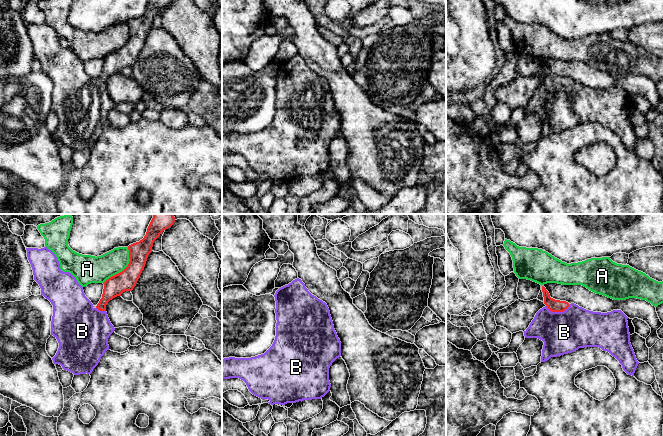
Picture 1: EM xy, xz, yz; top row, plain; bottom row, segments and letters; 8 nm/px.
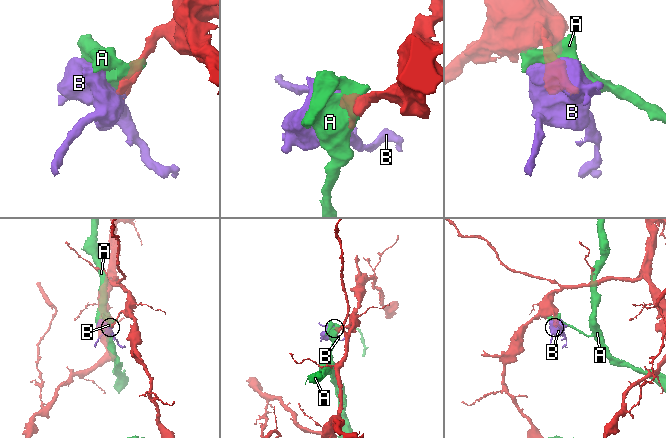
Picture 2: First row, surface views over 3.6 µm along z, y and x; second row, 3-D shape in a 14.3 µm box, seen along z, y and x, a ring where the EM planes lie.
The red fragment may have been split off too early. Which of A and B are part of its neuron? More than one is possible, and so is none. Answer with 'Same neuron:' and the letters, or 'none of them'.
Same neuron: B

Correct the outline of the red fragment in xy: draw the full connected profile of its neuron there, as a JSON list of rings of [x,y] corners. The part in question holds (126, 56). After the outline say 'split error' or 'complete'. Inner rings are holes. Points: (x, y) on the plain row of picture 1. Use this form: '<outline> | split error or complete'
[[[149,0],[144,14],[128,22],[130,35],[128,42],[122,48],[110,53],[103,59],[102,74],[96,83],[85,72],[83,63],[77,58],[76,54],[71,49],[63,48],[60,45],[59,37],[51,26],[47,23],[41,25],[26,24],[34,56],[41,64],[41,71],[53,81],[51,111],[59,119],[58,127],[52,134],[55,141],[61,141],[64,146],[74,151],[92,149],[93,145],[100,138],[101,133],[109,126],[108,114],[115,106],[108,94],[106,81],[113,74],[121,72],[123,68],[133,66],[144,46],[148,31],[152,28],[154,17],[164,6],[172,1]]] | split error

